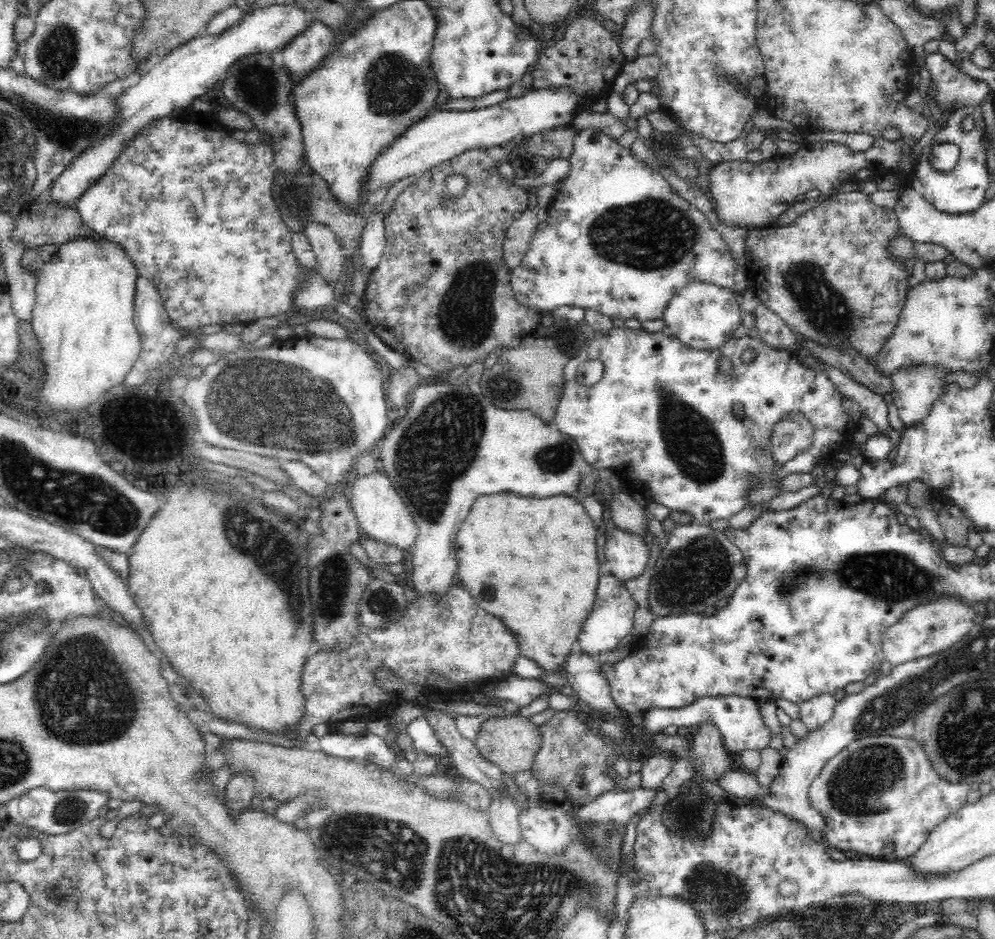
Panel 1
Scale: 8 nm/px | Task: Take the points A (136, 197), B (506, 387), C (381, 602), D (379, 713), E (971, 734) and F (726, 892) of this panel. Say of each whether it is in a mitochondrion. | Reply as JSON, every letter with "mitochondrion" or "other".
{"A":"other","B":"mitochondrion","C":"mitochondrion","D":"other","E":"mitochondrion","F":"mitochondrion"}

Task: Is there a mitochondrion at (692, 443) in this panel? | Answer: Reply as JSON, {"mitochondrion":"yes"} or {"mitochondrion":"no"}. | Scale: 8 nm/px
{"mitochondrion":"yes"}

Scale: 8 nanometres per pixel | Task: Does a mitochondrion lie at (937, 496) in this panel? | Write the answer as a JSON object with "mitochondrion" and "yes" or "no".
{"mitochondrion":"no"}

